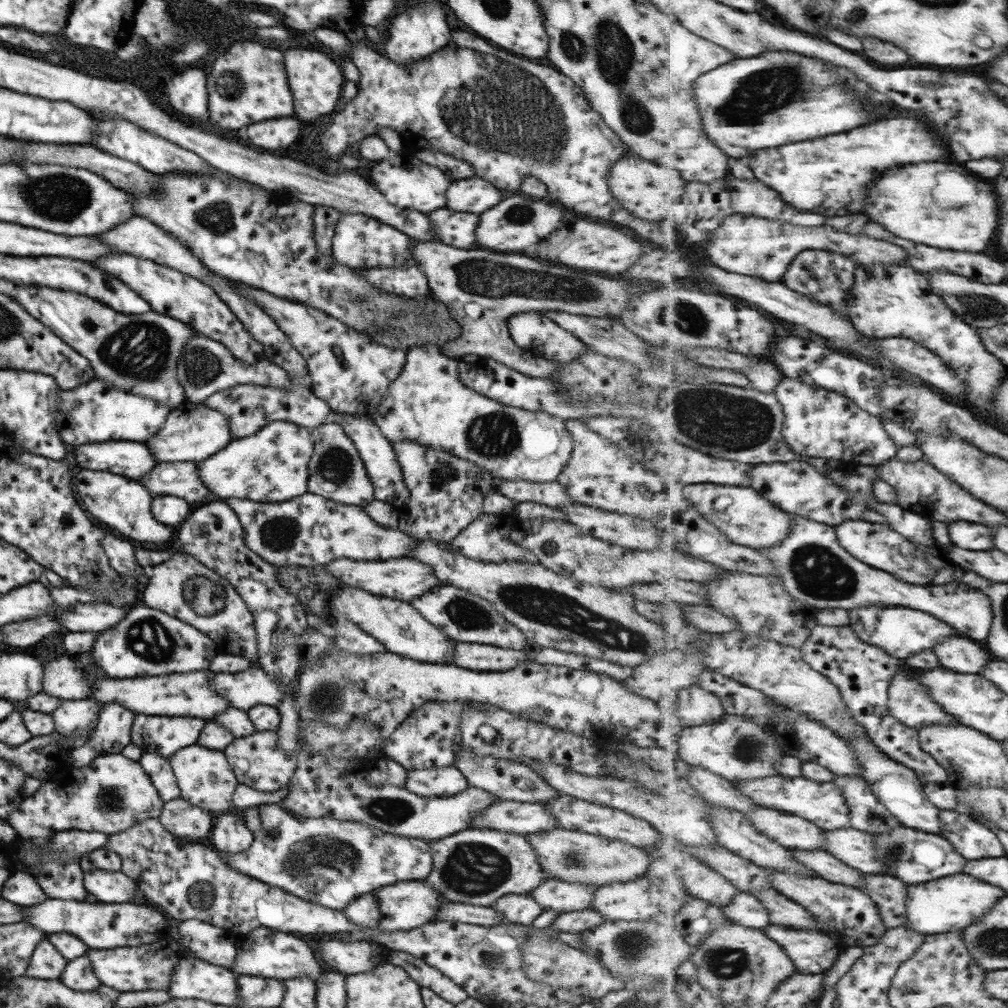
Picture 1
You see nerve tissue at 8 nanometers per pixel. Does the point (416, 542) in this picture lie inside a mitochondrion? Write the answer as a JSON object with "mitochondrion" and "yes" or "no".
{"mitochondrion":"no"}

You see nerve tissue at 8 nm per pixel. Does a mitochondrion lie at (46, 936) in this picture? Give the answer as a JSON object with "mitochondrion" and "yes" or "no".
{"mitochondrion":"no"}

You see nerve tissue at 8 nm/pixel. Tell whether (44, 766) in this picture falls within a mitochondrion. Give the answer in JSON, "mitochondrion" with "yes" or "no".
{"mitochondrion":"no"}

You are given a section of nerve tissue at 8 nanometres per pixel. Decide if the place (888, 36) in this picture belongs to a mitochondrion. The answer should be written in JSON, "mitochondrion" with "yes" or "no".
{"mitochondrion":"no"}

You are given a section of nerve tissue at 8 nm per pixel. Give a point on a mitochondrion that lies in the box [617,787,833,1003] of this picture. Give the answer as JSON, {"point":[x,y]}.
{"point":[722,962]}

